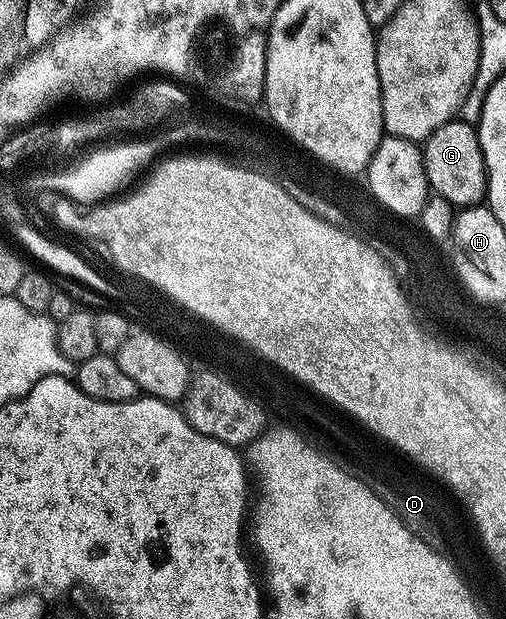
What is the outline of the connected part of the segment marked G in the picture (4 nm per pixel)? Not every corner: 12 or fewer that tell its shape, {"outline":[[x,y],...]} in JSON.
{"outline":[[472,124],[421,147],[427,183],[457,209],[484,202],[487,166]]}

